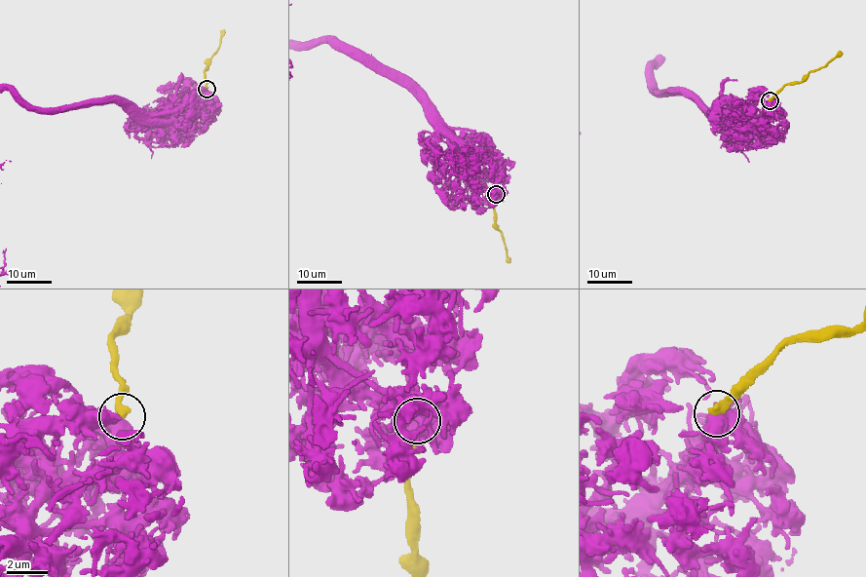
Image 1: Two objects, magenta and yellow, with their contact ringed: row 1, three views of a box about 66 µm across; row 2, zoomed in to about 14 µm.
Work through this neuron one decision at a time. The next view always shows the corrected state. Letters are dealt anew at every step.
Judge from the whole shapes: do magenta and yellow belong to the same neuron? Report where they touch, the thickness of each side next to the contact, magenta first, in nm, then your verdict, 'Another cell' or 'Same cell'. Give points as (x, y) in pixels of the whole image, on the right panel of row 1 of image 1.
Place: (770, 100). Thickness 460 nm (magenta) against 440 nm. Another cell

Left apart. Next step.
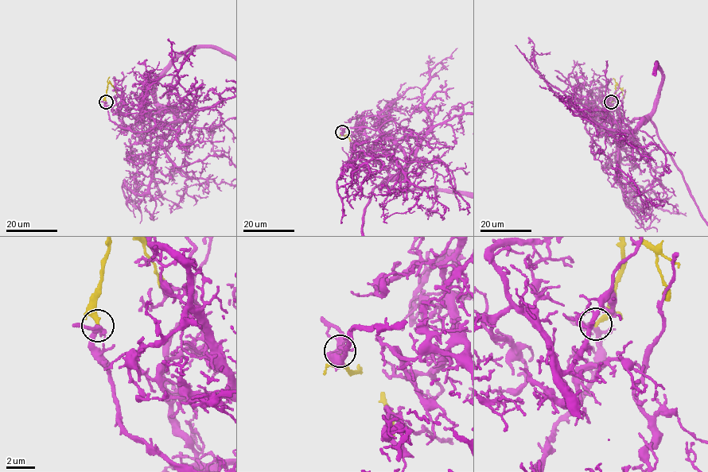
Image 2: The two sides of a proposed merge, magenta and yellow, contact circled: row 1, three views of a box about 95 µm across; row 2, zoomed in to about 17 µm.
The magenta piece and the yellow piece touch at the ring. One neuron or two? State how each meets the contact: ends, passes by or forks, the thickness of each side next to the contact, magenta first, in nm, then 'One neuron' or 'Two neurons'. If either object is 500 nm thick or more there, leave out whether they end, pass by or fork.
At the ring magenta forks. At the ring yellow ends. Thickness 320 nm (magenta) against 300 nm. One neuron

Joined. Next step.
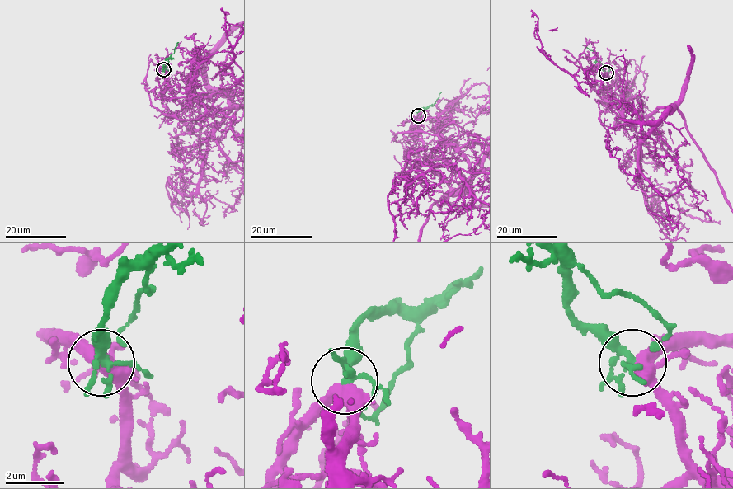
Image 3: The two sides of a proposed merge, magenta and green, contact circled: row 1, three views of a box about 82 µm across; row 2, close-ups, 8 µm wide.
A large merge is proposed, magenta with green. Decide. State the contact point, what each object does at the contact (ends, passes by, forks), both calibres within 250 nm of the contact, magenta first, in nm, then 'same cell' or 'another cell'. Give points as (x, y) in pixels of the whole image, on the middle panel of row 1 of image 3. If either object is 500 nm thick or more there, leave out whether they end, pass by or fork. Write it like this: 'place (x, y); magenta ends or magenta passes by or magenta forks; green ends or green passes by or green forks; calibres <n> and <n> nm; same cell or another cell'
place (418, 115); magenta forks; green forks; calibres 400 and 200 nm; same cell

